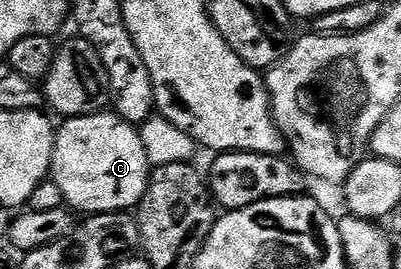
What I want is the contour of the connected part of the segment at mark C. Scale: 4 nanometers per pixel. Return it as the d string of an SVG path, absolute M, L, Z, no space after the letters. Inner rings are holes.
M112 111L71 117L60 124L53 138L51 179L63 191L65 205L81 215L136 210L151 176L140 132Z

